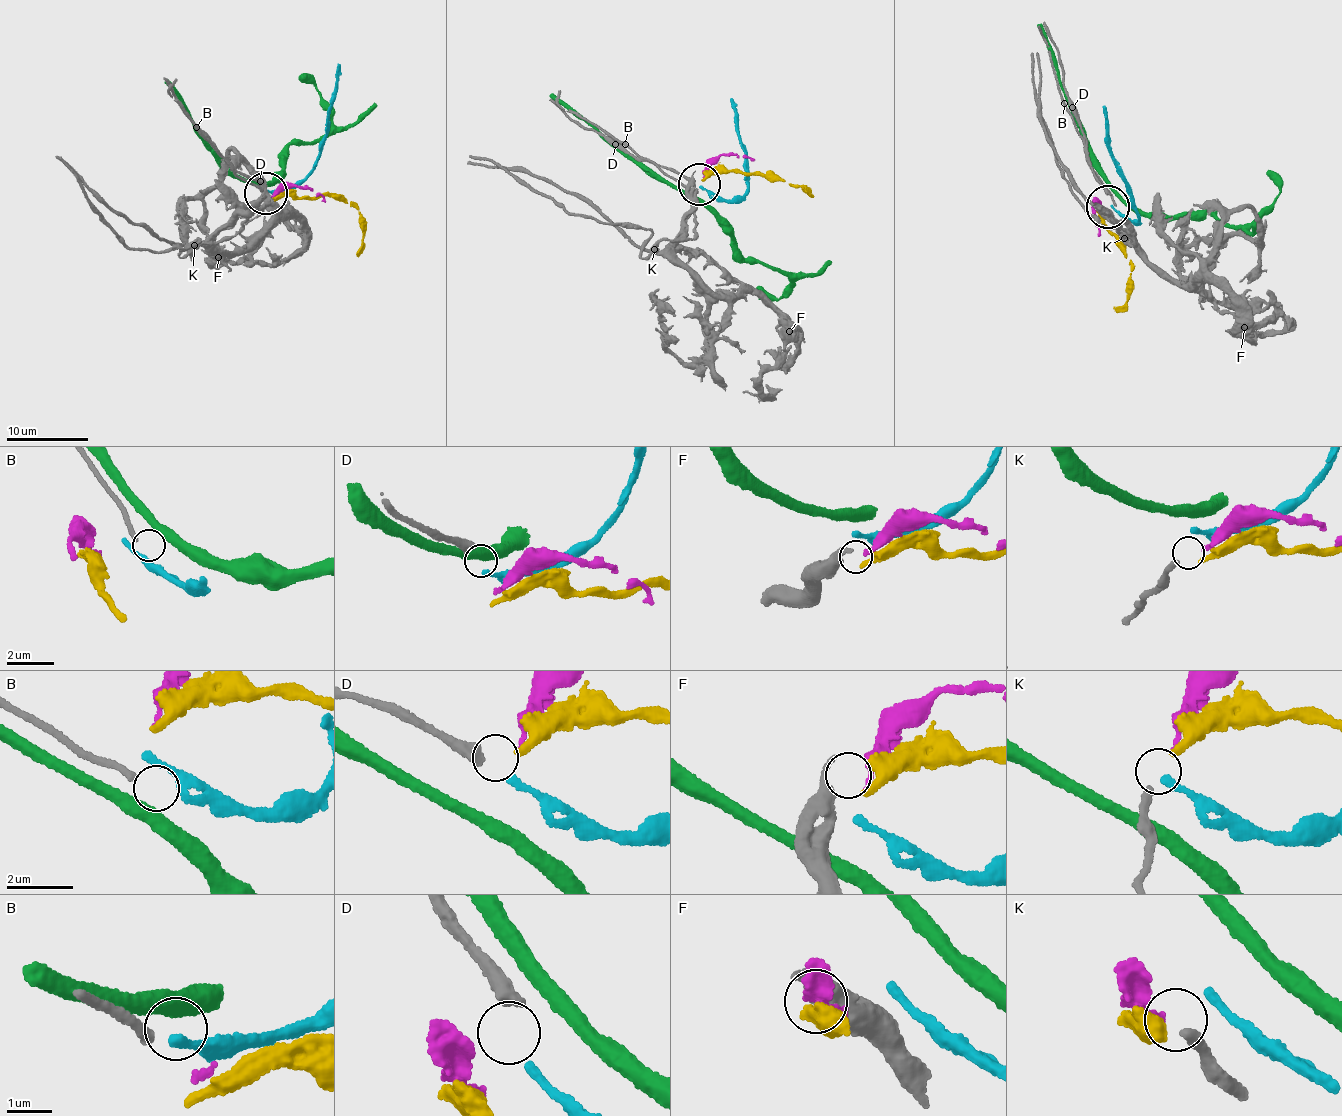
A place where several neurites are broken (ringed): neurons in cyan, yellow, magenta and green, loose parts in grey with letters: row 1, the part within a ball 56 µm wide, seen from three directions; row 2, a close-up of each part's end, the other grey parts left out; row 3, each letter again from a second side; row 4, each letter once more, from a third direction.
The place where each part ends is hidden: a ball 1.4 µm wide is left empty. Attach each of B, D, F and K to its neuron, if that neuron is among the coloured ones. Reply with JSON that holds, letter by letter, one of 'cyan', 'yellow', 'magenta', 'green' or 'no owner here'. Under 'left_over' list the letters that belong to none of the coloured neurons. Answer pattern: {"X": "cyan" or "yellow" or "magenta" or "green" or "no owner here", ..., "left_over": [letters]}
{"B": "no owner here", "D": "no owner here", "F": "no owner here", "K": "magenta", "left_over": ["B", "D", "F"]}

